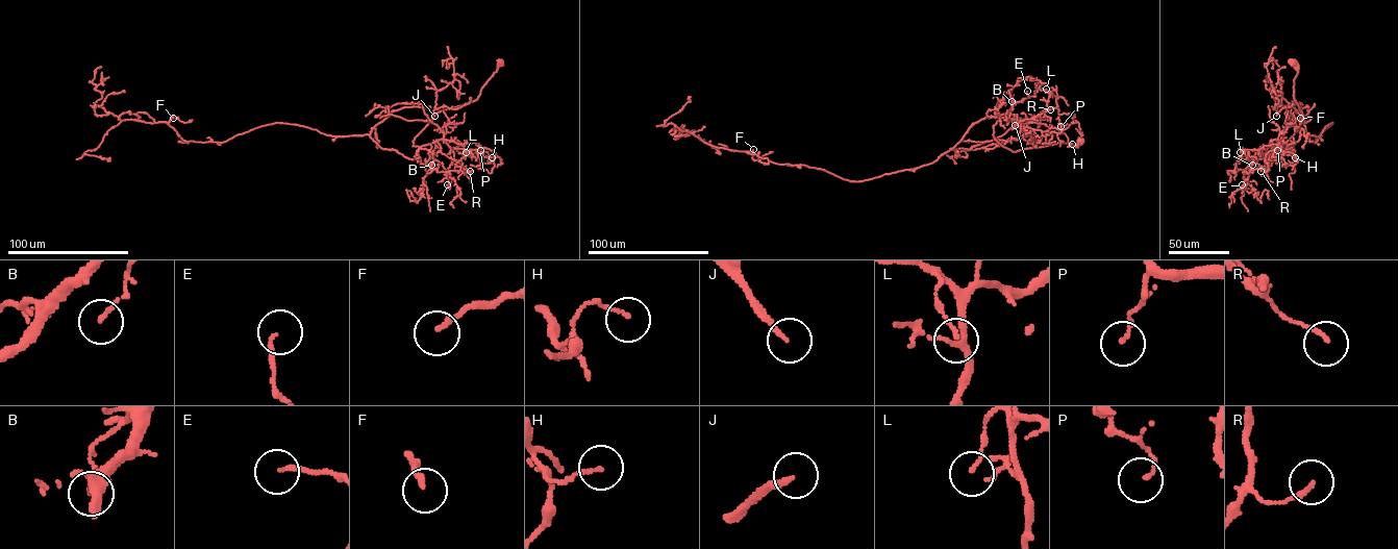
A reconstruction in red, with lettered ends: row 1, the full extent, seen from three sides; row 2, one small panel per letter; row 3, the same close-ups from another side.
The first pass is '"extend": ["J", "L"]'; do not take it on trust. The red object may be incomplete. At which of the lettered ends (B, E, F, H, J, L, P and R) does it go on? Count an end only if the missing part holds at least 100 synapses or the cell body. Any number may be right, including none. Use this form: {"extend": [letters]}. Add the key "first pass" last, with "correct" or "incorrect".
{"extend": ["J"], "first pass": "incorrect"}

